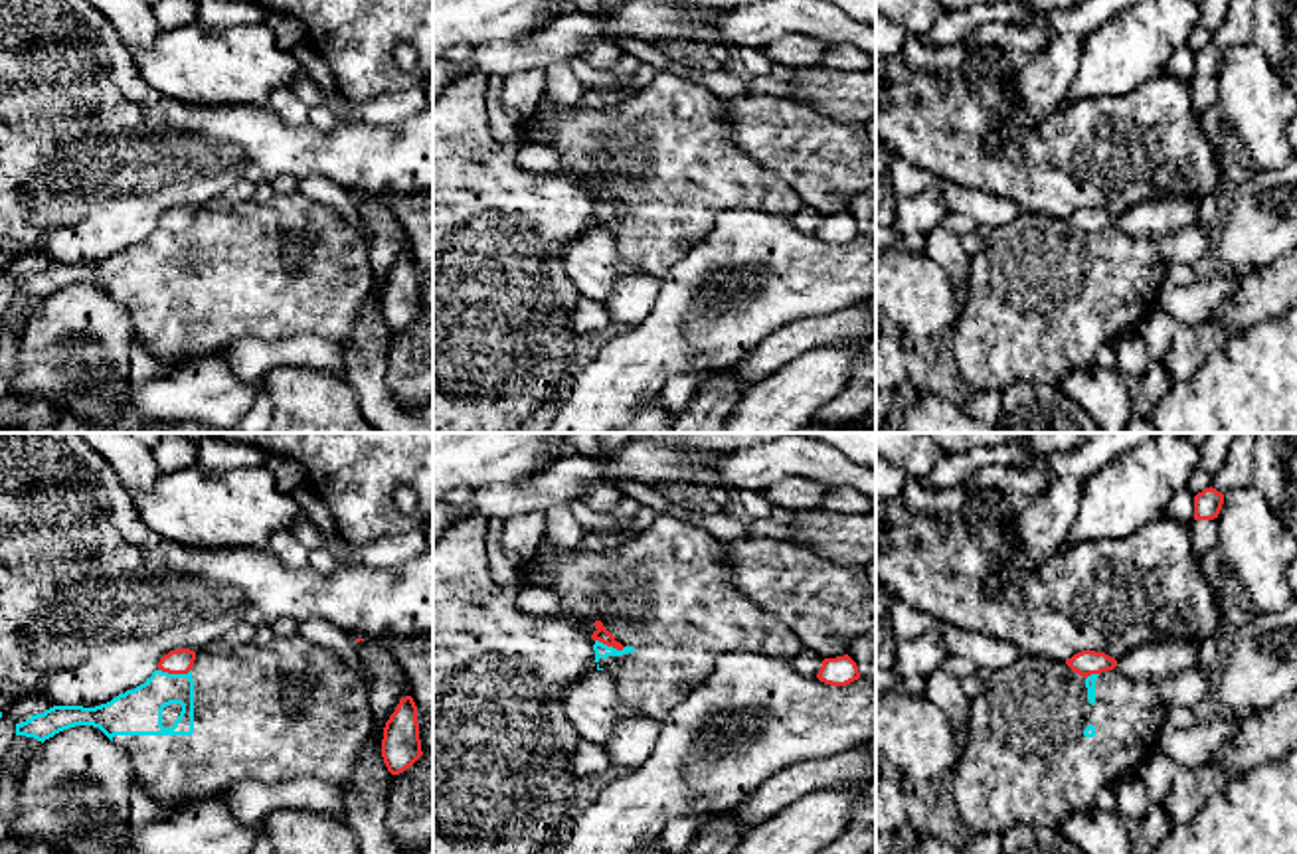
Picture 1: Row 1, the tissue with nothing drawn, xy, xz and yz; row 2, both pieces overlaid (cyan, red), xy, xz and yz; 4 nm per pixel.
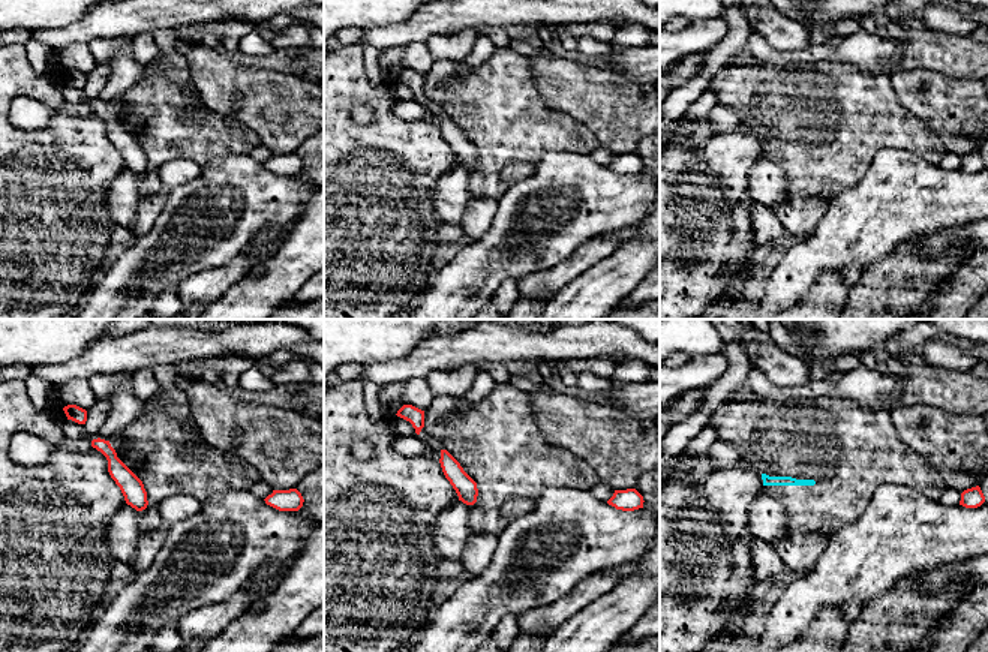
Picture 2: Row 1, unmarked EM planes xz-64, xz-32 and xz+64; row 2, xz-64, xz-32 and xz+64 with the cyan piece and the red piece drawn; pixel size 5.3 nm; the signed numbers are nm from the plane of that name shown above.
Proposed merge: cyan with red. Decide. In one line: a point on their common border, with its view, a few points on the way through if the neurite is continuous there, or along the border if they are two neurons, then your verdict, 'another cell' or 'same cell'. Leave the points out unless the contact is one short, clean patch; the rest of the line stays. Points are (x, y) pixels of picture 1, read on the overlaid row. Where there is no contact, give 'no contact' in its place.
xz (611, 647) | along xz (596, 639), (619, 649), (623, 655) | another cell

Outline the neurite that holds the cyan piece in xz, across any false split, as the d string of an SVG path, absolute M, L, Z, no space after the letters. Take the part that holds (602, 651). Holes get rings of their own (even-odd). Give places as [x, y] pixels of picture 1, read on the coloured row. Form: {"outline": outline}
{"outline": "M662 514L645 534L601 552L581 552L577 548L558 548L542 542L534 555L516 557L522 583L530 571L540 571L540 587L558 595L560 617L577 621L591 637L601 621L603 627L625 648L617 650L595 640L597 670L609 672L617 680L617 712L621 718L648 716L662 720L690 690L700 686L716 668L722 654L732 650L757 650L791 662L805 648L795 633L775 615L749 601L730 579L724 544L706 530Z"}

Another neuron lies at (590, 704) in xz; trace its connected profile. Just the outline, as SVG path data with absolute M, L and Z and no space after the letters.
M597 670L571 682L562 696L562 708L579 737L605 747L621 718L617 712L617 680L609 672Z

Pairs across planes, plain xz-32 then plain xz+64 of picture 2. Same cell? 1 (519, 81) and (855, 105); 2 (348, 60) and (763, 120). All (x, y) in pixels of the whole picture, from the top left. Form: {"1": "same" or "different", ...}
{"1": "same", "2": "different"}

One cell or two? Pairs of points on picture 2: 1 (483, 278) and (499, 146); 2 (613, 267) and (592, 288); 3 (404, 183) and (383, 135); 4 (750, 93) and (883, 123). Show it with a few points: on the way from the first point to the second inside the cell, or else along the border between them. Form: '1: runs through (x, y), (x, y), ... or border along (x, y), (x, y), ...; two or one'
1: border along (508, 186), (498, 198); two
2: runs through (609, 272), (597, 284); one
3: runs through (392, 171), (389, 168), (389, 147); one
4: runs through (781, 102), (811, 117), (850, 117); one

